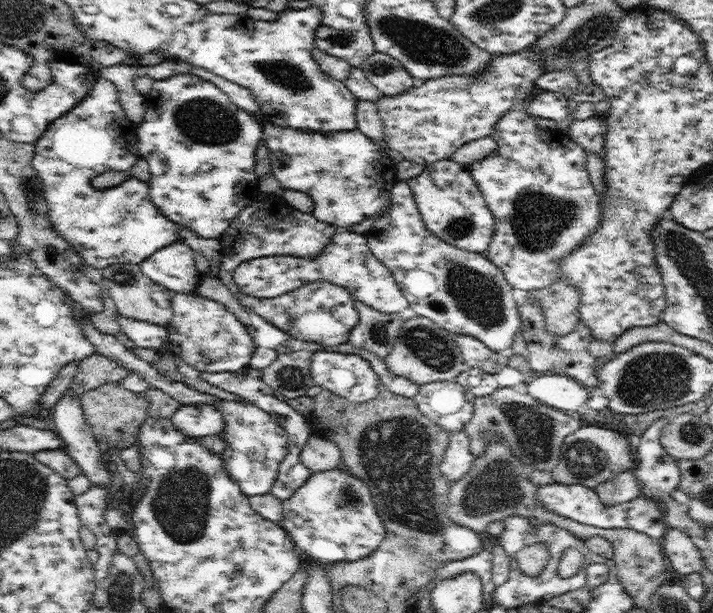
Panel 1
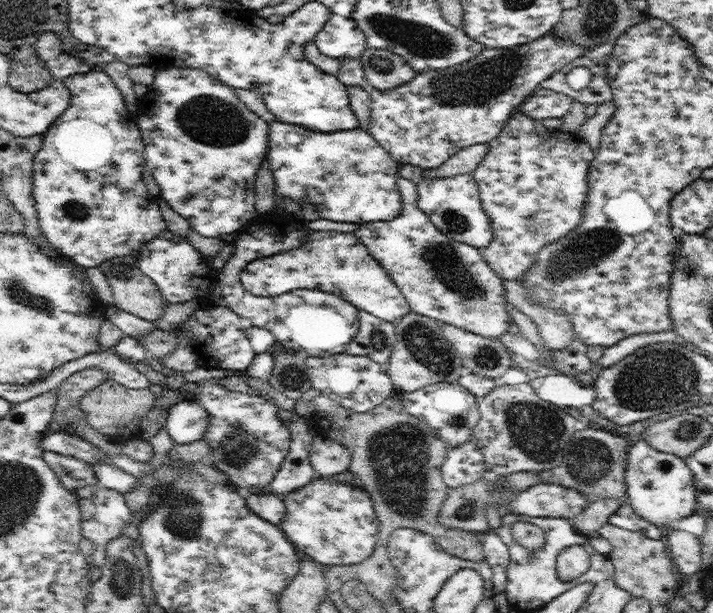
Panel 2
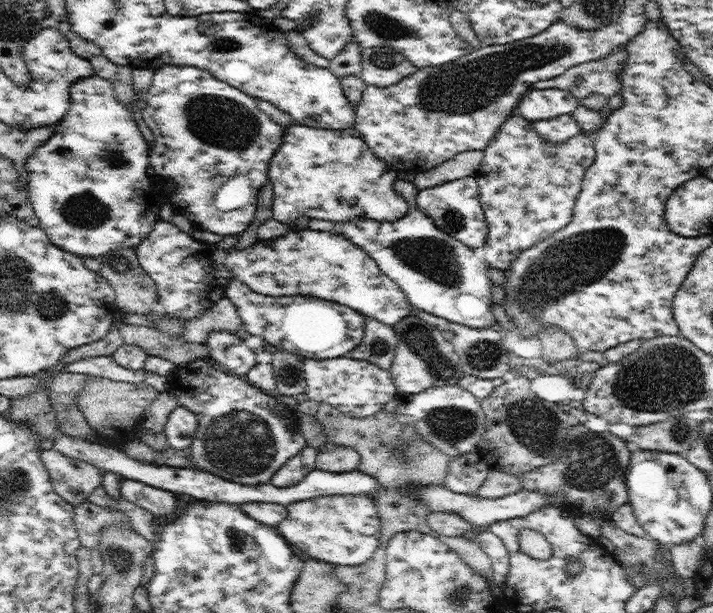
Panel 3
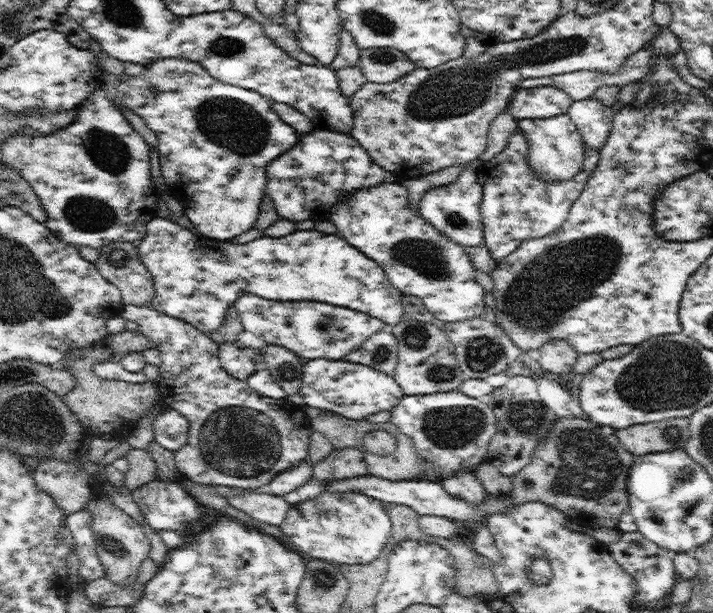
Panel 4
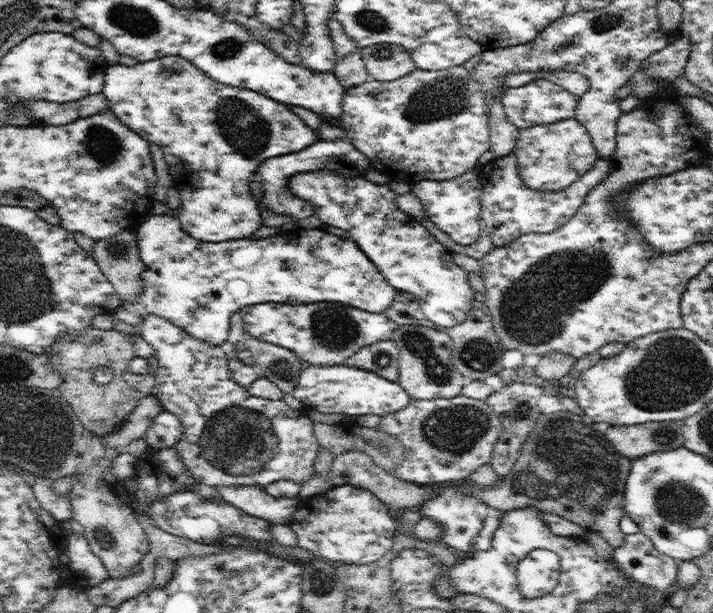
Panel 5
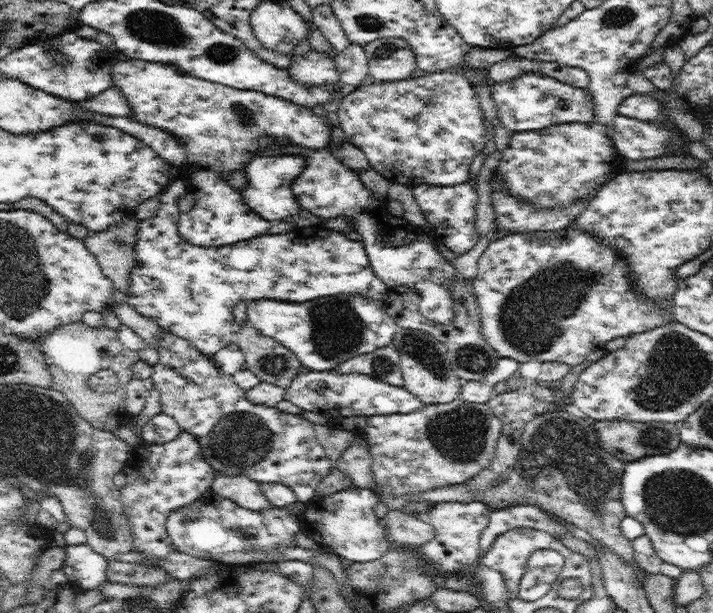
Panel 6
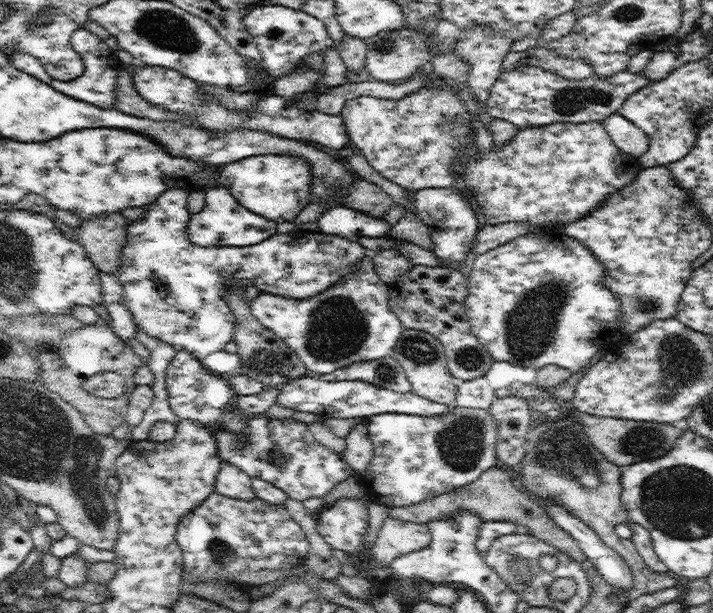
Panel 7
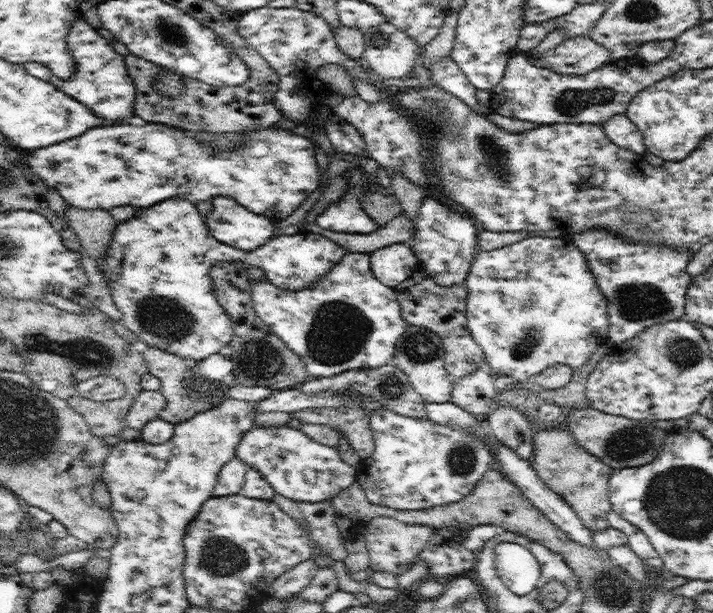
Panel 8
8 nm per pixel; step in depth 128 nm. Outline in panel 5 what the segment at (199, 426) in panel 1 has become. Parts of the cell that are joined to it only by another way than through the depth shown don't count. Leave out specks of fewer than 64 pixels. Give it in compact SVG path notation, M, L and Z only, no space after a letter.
M163 410L148 426L144 439L149 447L165 449L176 446L182 438L182 433L183 428L179 418Z

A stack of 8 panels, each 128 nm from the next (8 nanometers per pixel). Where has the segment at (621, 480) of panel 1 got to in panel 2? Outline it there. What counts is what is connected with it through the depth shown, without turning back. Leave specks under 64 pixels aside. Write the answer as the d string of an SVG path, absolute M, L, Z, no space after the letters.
M602 498L596 502L592 502L583 513L578 514L578 516L572 520L572 524L589 538L592 535L597 535L604 525L610 523L610 516L621 508L624 500L626 500L626 498L623 498L623 500L618 500L617 498Z

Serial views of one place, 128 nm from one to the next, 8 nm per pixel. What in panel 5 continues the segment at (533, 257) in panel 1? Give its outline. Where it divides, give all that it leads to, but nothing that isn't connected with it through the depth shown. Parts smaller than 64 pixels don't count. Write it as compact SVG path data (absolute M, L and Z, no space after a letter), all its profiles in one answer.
M515 152L500 158L486 158L482 162L480 173L481 224L488 233L494 247L508 246L516 238L528 233L551 233L560 229L581 209L588 193L598 186L610 174L610 158L599 156L594 168L590 169L580 180L558 192L532 190L520 178Z

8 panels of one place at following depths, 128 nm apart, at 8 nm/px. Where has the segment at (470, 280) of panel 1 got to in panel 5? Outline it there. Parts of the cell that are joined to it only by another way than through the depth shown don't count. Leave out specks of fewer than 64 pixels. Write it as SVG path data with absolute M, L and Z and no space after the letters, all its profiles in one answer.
M325 169L295 174L288 187L314 207L315 216L324 225L346 230L349 239L358 244L395 289L414 294L429 321L448 328L465 321L475 301L467 272L452 259L454 252L438 242L417 217L398 208L398 195L390 184L345 177Z

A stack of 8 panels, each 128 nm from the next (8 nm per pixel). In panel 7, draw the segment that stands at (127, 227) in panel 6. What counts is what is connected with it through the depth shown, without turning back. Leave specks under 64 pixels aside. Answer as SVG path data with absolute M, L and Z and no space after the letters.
M119 212L102 213L81 220L76 230L78 242L99 271L117 274L122 248L126 244L128 222Z

